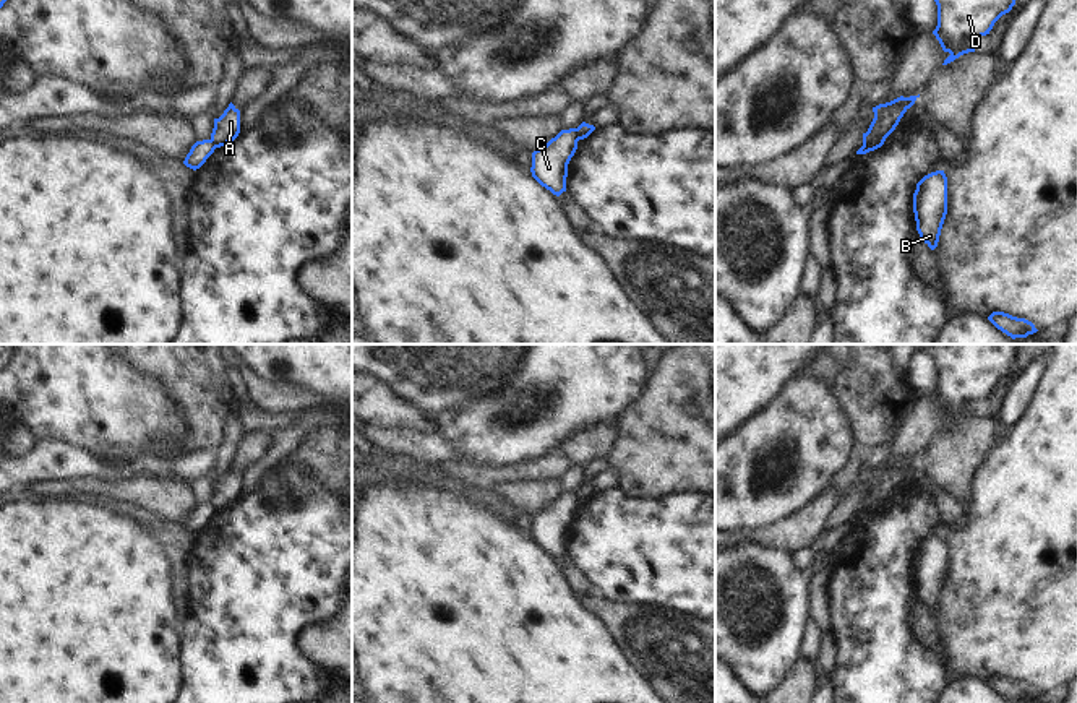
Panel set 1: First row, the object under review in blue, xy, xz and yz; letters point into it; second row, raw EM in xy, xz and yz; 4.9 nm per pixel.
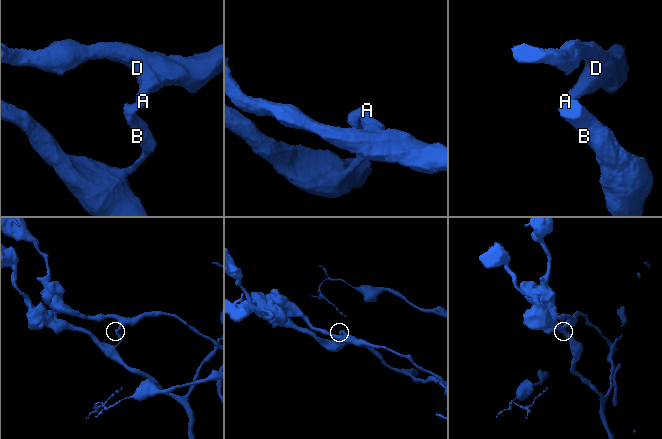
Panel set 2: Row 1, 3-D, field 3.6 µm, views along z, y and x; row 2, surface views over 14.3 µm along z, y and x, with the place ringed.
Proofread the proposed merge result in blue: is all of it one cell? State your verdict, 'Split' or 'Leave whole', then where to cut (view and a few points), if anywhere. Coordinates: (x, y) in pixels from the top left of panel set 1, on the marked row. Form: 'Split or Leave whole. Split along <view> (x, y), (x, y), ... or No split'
Split. Split along yz (886, 135), (863, 145).

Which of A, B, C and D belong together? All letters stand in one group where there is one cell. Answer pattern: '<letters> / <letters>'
A D / B C

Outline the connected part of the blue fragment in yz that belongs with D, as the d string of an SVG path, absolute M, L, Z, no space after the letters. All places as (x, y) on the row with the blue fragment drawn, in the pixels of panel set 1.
M934 0L938 26L933 31L944 52L947 65L963 54L975 52L978 37L989 34L994 23L1012 10L1015 0Z

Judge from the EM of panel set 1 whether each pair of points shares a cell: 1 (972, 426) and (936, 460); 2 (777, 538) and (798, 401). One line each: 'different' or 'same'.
1: same
2: different

